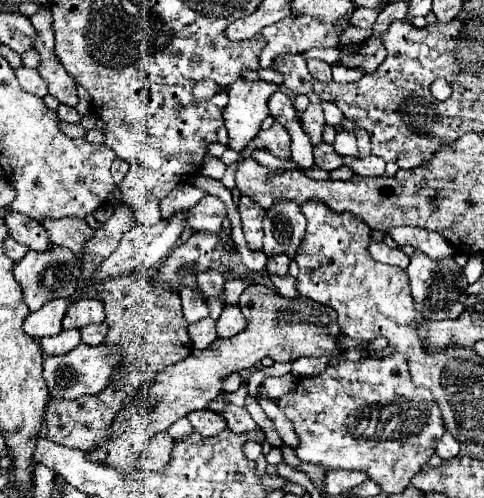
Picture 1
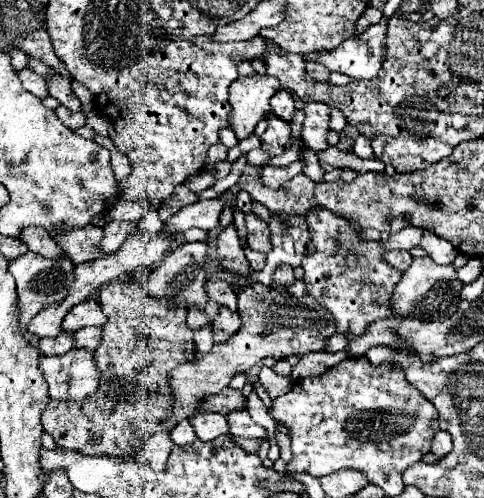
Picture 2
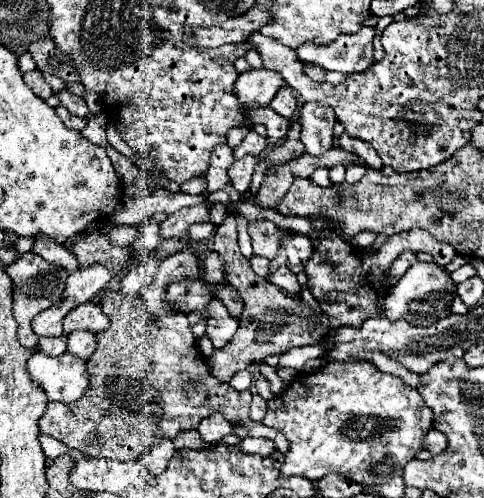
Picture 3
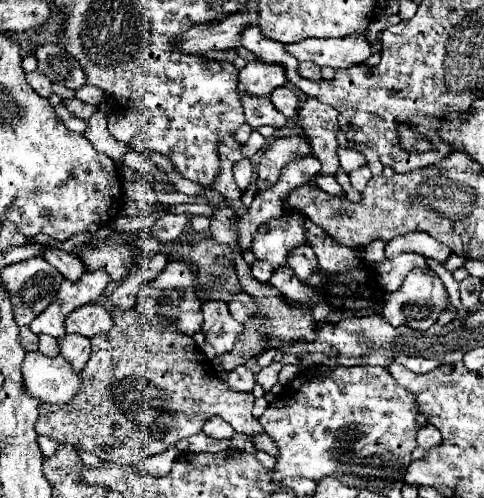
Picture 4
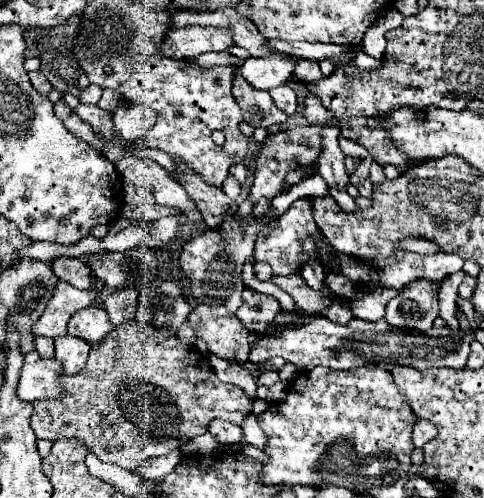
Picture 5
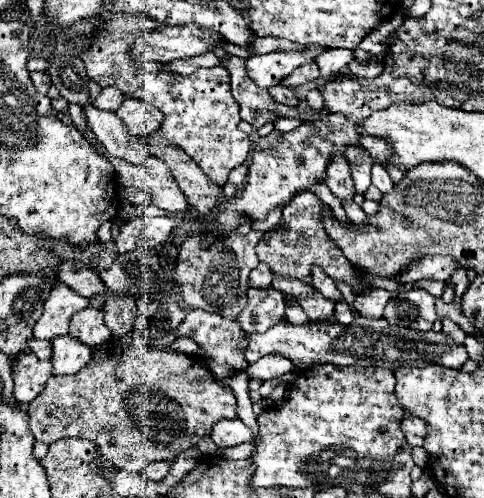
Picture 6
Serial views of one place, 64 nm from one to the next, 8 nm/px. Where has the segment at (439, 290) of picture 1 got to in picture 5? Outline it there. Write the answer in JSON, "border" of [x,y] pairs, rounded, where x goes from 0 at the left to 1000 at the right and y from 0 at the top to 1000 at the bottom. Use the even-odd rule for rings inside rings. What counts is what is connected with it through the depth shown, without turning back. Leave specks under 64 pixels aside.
{"border":[[[884,562],[851,566],[847,578],[810,598],[798,614],[798,647],[814,659],[884,663],[905,635],[905,570]]]}

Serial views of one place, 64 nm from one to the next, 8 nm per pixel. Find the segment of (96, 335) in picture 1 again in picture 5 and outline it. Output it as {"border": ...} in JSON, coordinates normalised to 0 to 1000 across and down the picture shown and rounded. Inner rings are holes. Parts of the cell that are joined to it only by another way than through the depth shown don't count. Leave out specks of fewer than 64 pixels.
{"border":[[[120,675],[112,679],[112,695],[116,695],[116,723],[124,723],[132,751],[161,751],[174,731],[178,719],[186,711],[186,691],[149,675]]]}

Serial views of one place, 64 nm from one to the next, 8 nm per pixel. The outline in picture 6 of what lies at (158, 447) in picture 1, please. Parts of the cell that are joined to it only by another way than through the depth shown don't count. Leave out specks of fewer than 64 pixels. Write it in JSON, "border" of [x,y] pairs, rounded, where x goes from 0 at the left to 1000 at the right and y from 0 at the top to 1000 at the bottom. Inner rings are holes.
{"border":[[[314,928],[314,932],[306,932],[306,940],[298,940],[293,956],[298,956],[302,964],[322,964],[322,968],[331,968],[331,964],[343,956],[347,936],[351,936],[351,928]]]}

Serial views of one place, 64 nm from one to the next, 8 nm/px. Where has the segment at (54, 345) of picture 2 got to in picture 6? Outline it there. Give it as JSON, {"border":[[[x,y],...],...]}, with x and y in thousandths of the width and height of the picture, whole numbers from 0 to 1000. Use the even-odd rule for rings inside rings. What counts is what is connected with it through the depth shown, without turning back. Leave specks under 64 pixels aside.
{"border":[[[66,679],[58,687],[58,699],[62,699],[66,711],[74,711],[79,723],[103,723],[103,715],[107,715],[107,691],[99,683],[74,683],[74,679]]]}

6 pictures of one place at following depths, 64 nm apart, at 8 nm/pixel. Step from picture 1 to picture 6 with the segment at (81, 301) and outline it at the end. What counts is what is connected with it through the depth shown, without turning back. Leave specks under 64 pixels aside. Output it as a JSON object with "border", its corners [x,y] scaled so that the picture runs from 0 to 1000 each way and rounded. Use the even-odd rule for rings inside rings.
{"border":[[[174,618],[169,627],[157,627],[145,643],[145,675],[165,683],[178,695],[207,695],[231,683],[227,663],[215,651],[211,622],[198,618]]]}

